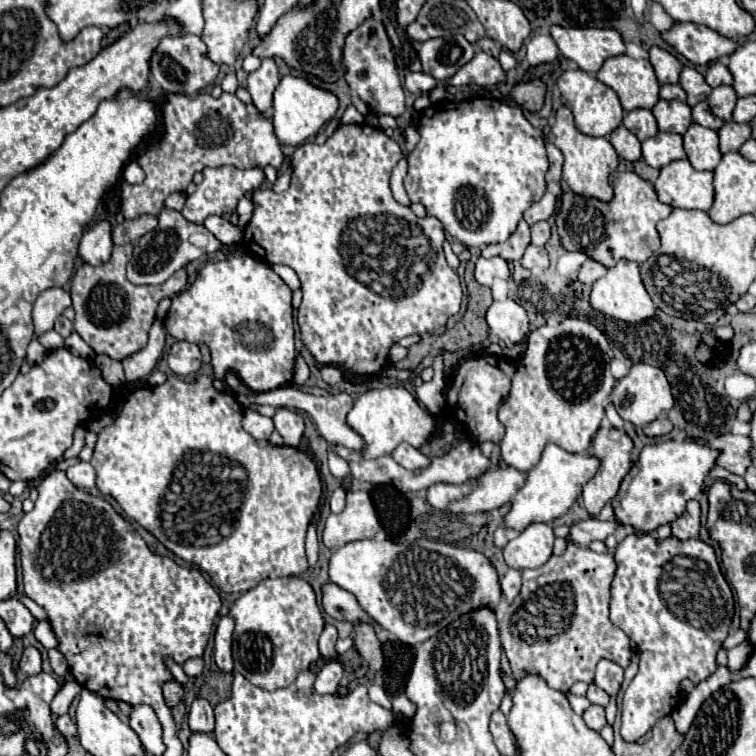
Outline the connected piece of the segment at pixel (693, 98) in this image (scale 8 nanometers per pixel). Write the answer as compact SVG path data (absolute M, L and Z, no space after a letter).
M685 67L681 71L679 85L687 91L687 105L697 105L699 101L707 99L711 95L711 87L705 83L705 77L695 67Z

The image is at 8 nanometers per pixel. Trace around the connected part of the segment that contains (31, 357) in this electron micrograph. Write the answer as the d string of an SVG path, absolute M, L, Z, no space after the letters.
M33 339L31 343L29 343L29 349L27 349L27 363L33 367L33 365L37 365L37 363L41 363L43 359L45 359L45 355L47 355L47 349L37 341L37 339Z

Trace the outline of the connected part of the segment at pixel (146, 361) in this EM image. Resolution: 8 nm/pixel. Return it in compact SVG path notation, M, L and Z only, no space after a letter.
M157 319L149 331L147 345L141 351L137 351L121 361L127 381L139 381L139 379L145 381L149 377L149 373L153 371L153 367L157 365L157 361L163 353L165 339L167 339L167 333L163 329L163 319Z

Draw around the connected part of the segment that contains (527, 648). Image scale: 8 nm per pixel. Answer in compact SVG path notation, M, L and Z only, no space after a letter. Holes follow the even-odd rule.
M569 543L563 555L559 557L553 555L545 565L537 569L525 569L521 575L523 575L521 593L511 603L509 611L501 615L499 619L503 651L507 653L507 659L511 665L511 677L515 681L525 679L525 675L541 675L541 679L545 679L545 683L551 689L569 691L569 687L577 681L585 681L585 683L593 681L595 665L603 657L617 661L621 667L629 665L629 657L631 657L629 637L609 619L609 599L611 599L609 585L615 575L615 561L611 553L595 553L589 547L577 547ZM555 581L569 583L573 589L573 595L575 595L573 621L563 635L555 635L547 641L535 641L529 645L519 637L519 631L513 625L511 615L521 607L523 601L529 599L529 595L535 589L547 583L555 583Z

